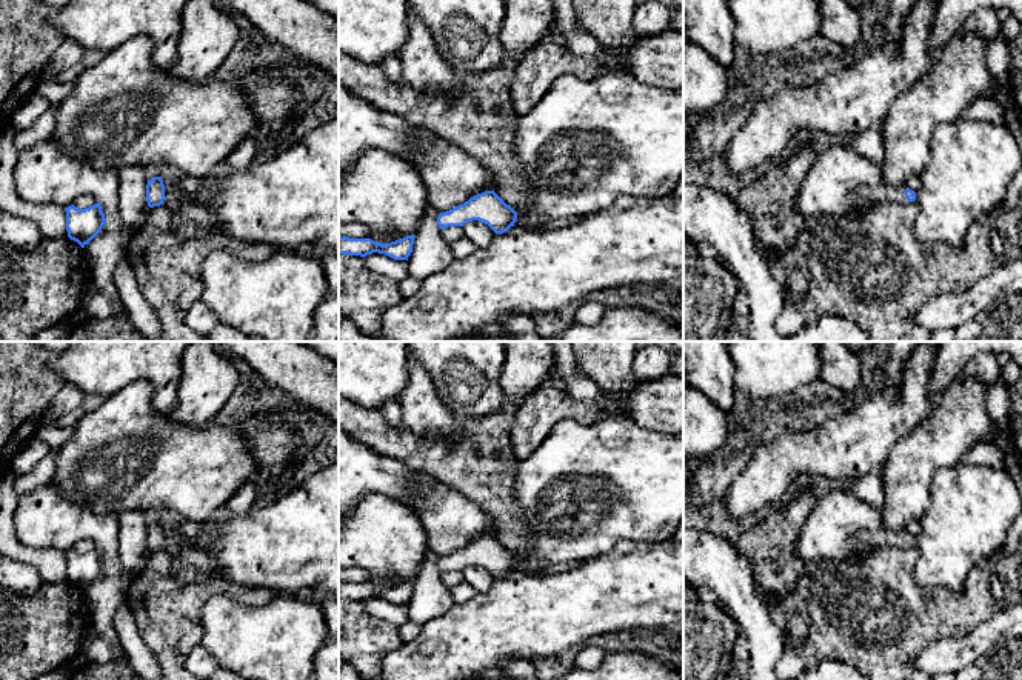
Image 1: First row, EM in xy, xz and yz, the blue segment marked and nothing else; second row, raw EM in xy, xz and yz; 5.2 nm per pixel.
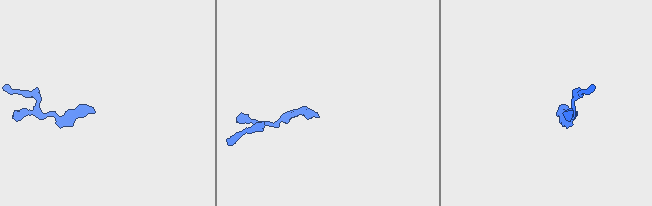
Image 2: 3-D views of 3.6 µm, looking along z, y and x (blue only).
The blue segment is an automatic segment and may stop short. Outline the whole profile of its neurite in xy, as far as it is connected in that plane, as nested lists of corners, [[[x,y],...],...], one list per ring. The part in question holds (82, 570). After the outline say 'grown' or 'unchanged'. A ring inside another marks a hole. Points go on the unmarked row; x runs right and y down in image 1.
[[[100,548],[78,554],[74,549],[65,552],[68,582],[85,592],[103,572],[106,563]]]; unchanged

